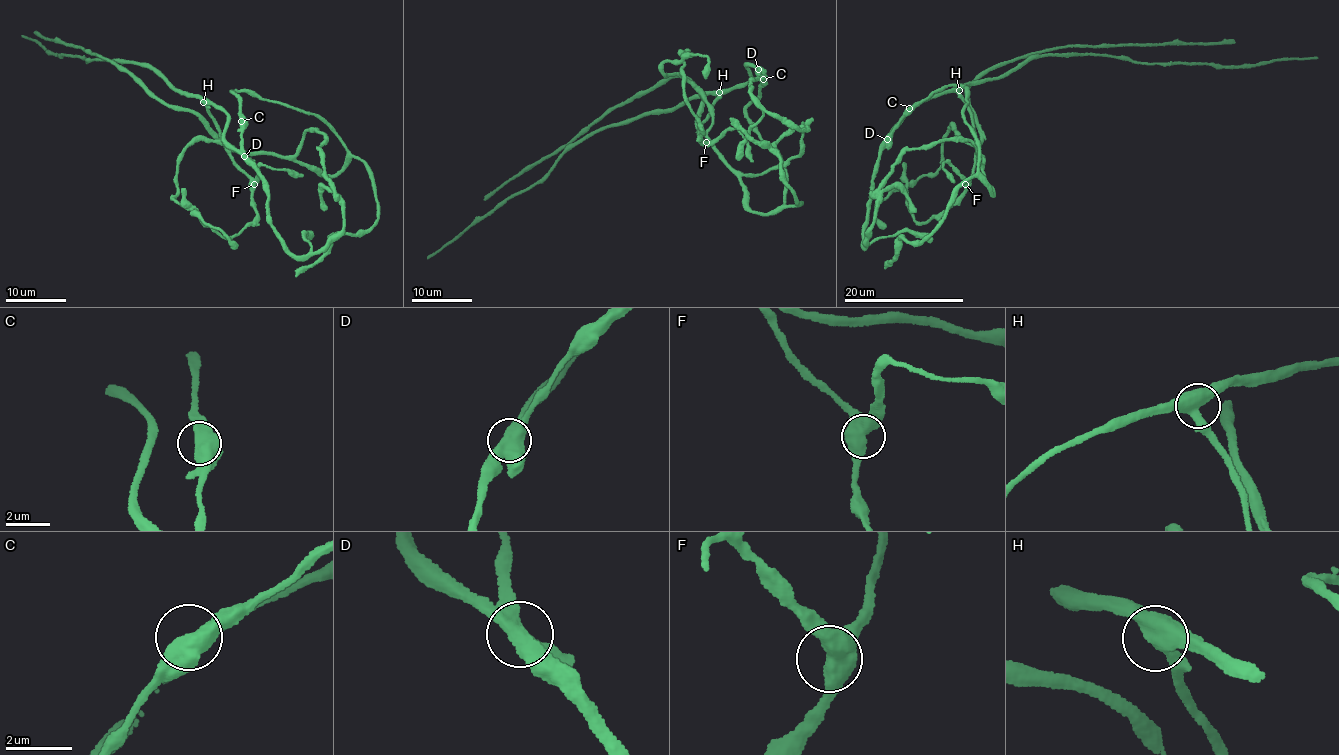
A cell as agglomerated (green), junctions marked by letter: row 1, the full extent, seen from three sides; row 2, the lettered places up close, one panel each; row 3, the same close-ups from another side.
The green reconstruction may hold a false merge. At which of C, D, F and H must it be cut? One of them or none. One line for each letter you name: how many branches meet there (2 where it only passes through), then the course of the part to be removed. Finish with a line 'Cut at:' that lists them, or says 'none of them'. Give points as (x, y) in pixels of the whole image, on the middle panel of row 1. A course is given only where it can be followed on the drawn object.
D: branches 3; course (758, 70), (747, 64), (745, 83), (586, 135), (540, 180), (428, 258)
Cut at: D

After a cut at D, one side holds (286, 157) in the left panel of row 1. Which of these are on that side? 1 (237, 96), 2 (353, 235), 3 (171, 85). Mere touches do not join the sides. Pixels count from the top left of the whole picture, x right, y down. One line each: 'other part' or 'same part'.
1: same part
2: same part
3: other part

